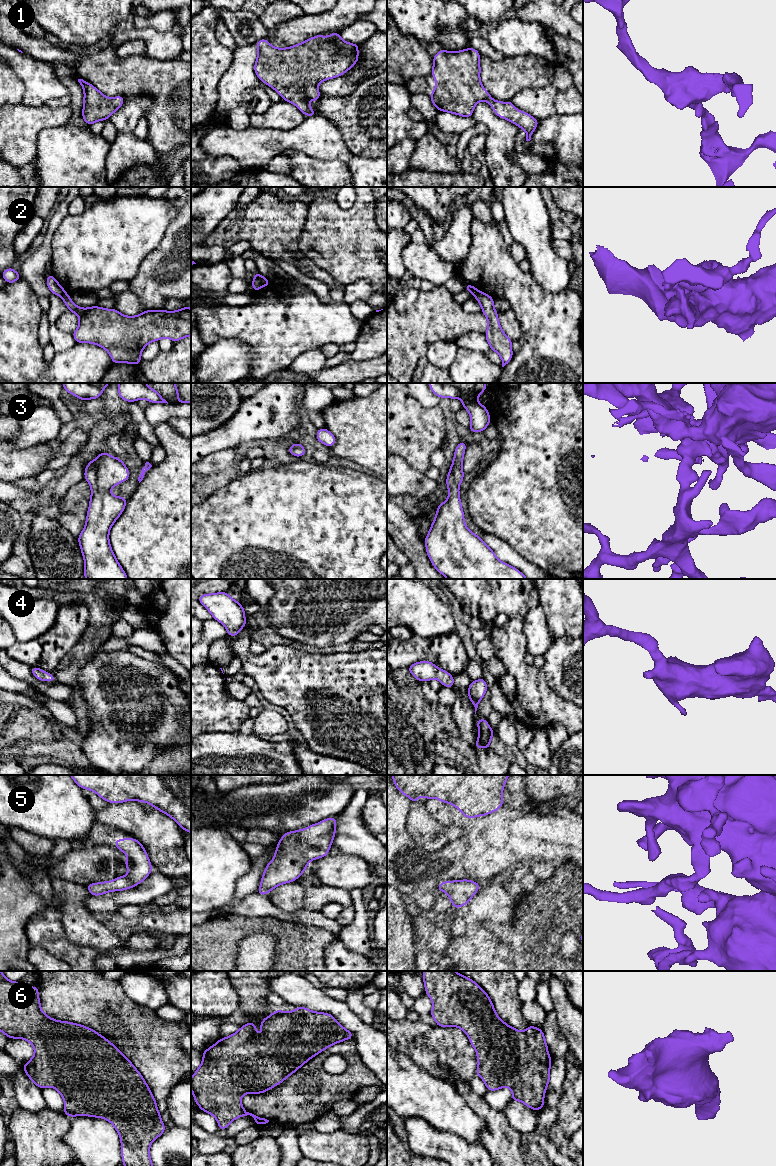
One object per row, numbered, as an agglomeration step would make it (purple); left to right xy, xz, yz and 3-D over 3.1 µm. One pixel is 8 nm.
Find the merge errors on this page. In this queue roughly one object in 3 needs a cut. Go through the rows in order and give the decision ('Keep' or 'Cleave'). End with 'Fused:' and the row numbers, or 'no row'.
1: Keep
2: Cleave
3: Keep
4: Keep
5: Keep
6: Keep
Fused: 2

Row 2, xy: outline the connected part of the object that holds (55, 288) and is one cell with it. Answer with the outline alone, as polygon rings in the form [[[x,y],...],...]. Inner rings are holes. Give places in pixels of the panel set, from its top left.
[[[53,274],[47,276],[46,284],[51,294],[56,294],[61,297],[65,293],[64,288],[57,282]]]

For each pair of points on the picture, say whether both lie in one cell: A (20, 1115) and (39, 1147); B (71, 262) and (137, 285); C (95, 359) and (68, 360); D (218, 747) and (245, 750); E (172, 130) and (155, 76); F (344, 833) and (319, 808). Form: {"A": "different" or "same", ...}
{"A": "same", "B": "different", "C": "same", "D": "same", "E": "same", "F": "different"}

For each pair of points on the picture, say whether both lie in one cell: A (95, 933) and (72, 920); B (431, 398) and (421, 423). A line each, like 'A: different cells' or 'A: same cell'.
A: same cell
B: different cells

